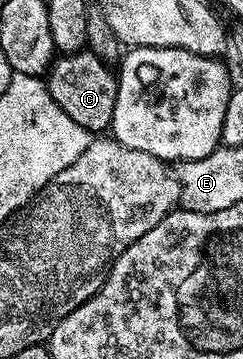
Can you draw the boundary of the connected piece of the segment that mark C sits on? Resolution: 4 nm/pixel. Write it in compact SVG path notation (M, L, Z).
M89 49L76 54L62 54L47 71L49 94L75 124L90 132L105 132L113 125L117 99L117 74L112 65L99 60Z

